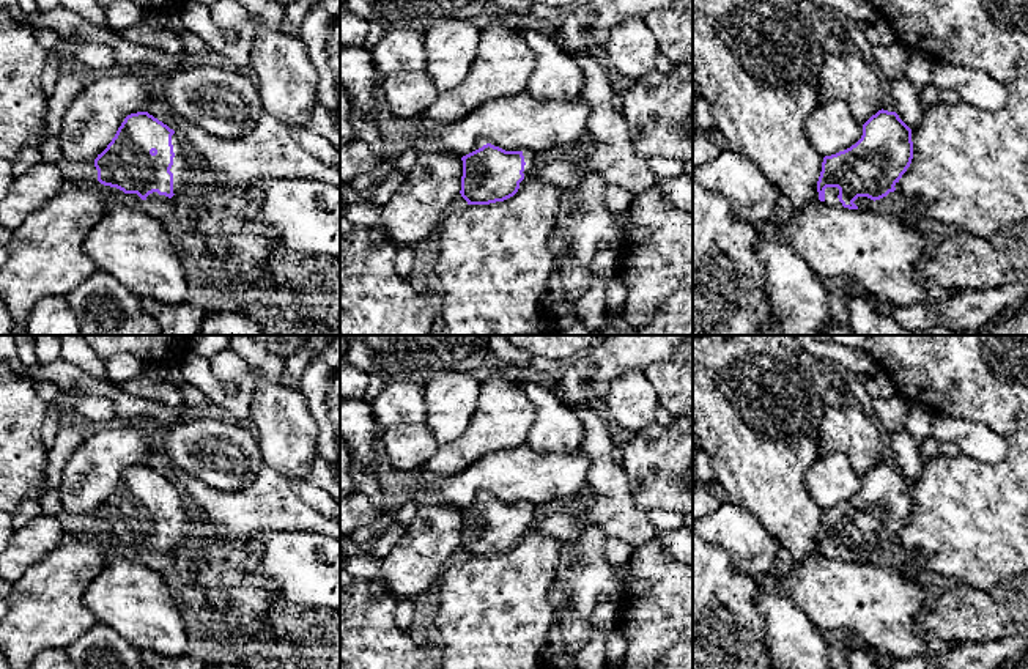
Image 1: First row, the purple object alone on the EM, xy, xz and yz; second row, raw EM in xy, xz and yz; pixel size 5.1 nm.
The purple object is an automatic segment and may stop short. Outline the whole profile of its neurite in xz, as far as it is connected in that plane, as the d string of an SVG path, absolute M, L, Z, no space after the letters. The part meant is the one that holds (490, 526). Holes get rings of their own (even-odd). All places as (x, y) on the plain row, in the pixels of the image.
M486 496L461 513L461 549L468 557L490 557L513 549L542 512L531 504L505 504Z

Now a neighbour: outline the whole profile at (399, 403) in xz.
M414 381L384 384L379 395L370 405L373 417L381 428L420 425L427 420L423 386Z

